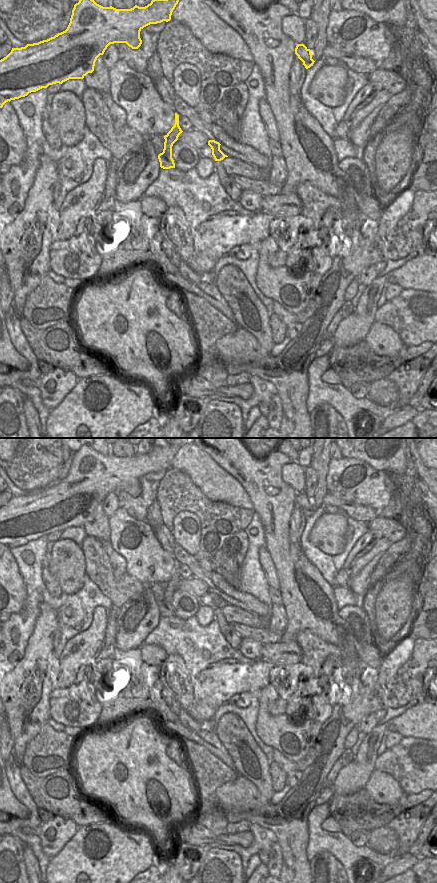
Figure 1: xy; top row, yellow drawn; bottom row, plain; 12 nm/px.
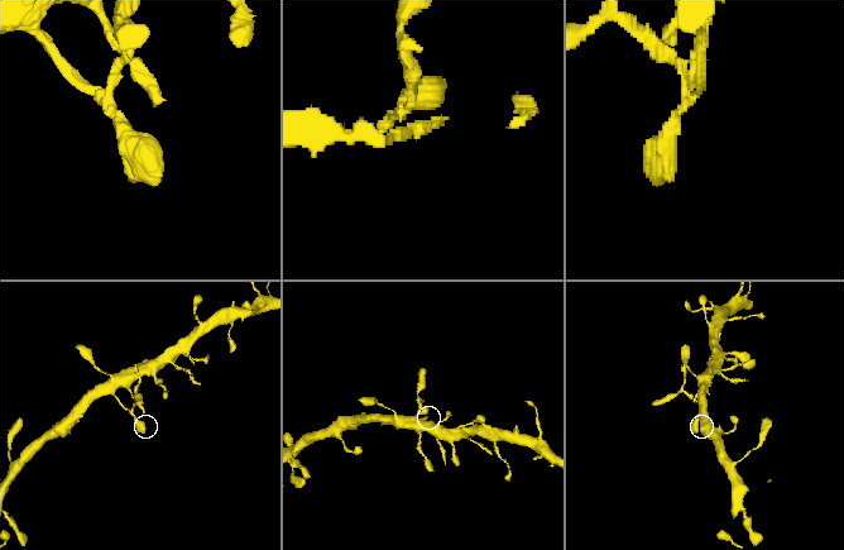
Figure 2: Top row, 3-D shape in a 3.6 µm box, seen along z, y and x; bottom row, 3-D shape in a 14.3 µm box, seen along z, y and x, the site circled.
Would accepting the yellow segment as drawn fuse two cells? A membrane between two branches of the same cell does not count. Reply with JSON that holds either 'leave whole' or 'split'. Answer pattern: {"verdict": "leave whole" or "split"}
{"verdict": "split"}

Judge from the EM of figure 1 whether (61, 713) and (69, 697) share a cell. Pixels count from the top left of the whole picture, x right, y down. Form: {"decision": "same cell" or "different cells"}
{"decision": "same cell"}

